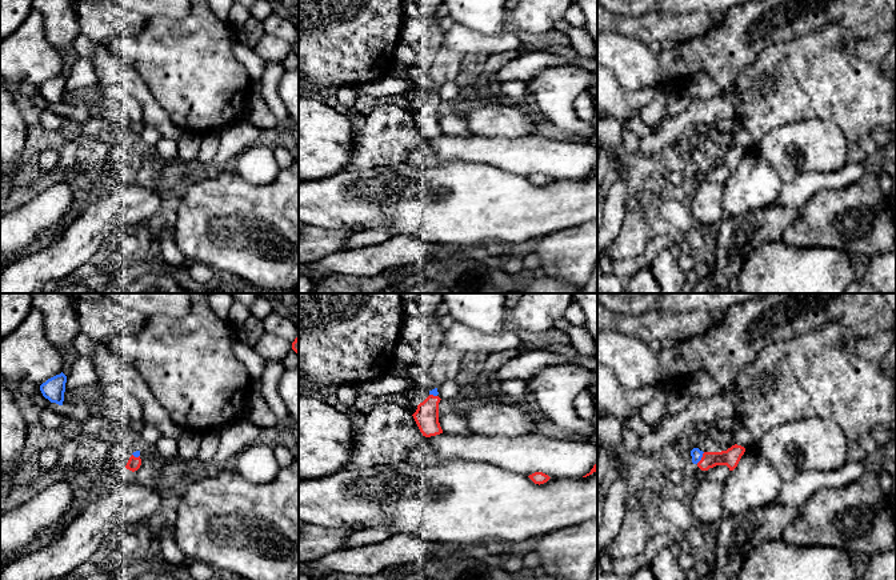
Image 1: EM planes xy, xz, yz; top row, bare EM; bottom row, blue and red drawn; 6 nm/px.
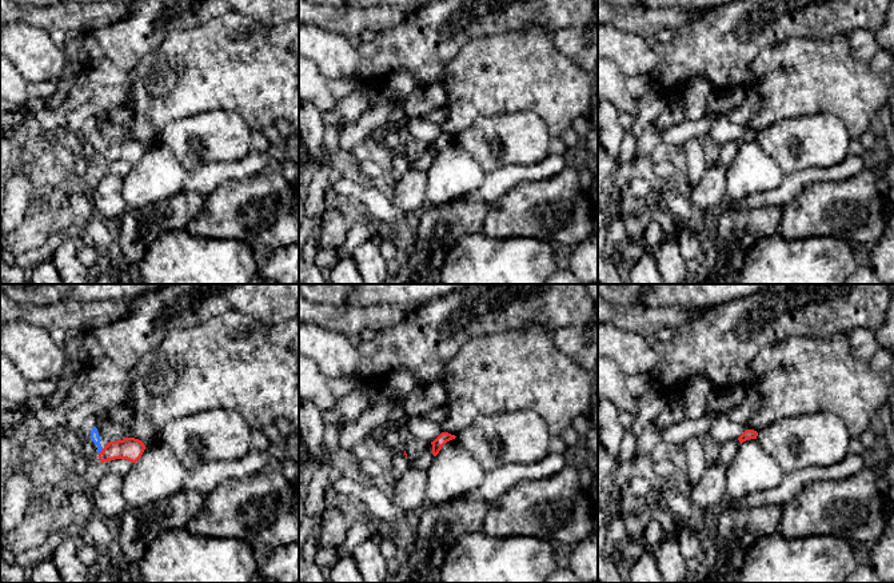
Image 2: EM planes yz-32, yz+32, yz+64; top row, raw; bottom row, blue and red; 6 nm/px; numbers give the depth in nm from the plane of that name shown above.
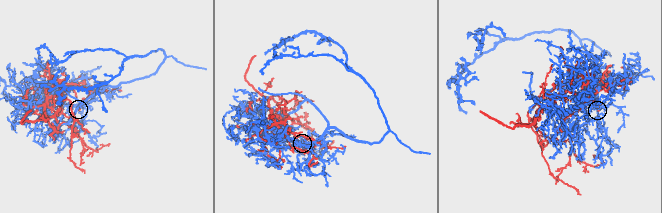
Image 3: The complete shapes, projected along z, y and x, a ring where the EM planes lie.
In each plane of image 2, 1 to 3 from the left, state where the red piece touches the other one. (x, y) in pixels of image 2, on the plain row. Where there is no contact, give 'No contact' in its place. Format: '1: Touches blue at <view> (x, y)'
1: Touches blue at yz-32 (100, 152)
2: No contact
3: No contact

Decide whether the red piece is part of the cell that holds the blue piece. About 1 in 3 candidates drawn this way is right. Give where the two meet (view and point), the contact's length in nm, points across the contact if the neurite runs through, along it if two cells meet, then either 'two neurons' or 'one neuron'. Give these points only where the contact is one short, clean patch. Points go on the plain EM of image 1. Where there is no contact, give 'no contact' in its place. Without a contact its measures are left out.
yz (702, 158) | 90 nm | two neurons

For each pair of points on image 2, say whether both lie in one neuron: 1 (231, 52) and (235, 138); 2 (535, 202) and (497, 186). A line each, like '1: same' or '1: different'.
1: different
2: different

